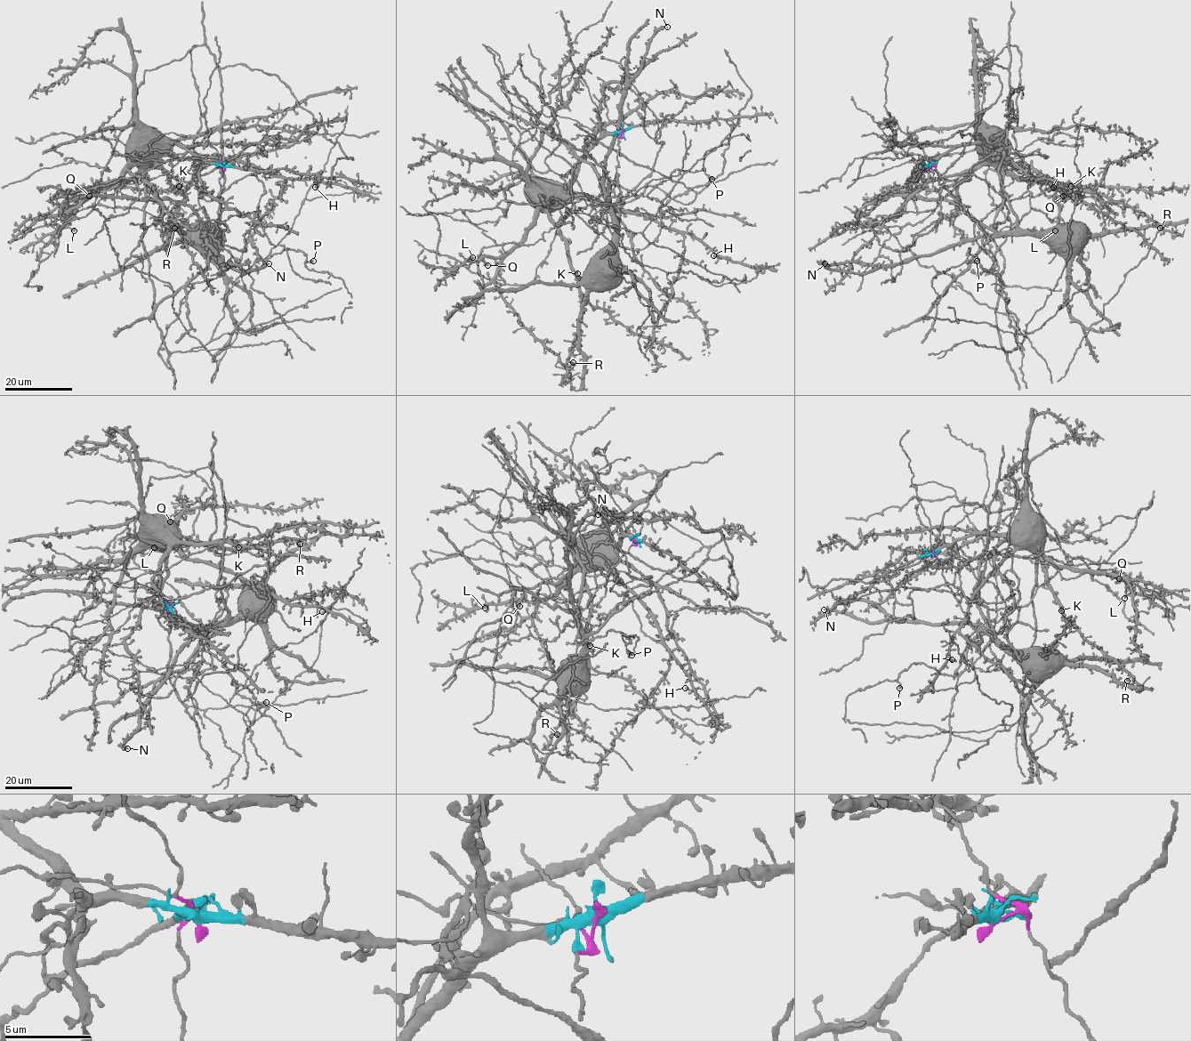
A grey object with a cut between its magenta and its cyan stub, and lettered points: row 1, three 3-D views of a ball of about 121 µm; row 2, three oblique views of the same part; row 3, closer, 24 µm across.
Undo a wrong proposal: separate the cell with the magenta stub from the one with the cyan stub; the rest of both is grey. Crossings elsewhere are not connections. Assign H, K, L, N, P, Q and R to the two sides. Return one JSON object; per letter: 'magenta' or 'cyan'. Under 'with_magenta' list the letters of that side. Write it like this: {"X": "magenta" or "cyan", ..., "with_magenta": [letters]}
{"H": "cyan", "K": "cyan", "L": "cyan", "N": "magenta", "P": "magenta", "Q": "cyan", "R": "cyan", "with_magenta": ["N", "P"]}

